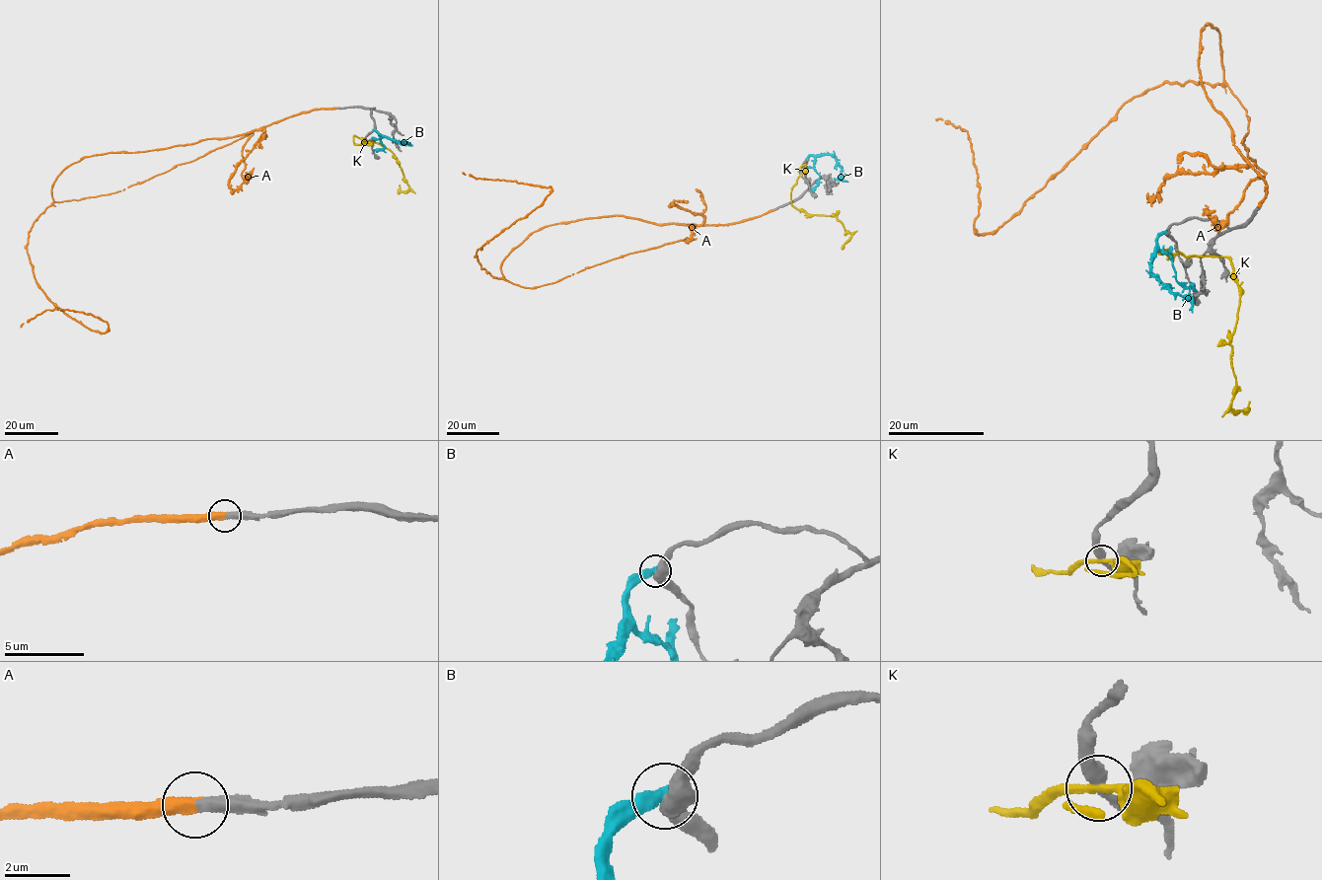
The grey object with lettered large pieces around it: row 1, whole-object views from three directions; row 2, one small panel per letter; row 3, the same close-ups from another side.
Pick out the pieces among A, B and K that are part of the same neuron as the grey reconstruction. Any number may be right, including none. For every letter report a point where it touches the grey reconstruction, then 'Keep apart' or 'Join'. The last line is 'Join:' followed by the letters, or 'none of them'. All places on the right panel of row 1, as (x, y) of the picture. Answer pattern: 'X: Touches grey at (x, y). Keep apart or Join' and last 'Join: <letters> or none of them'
A: Touches grey at (1259, 206). Join
B: Touches grey at (1165, 232). Keep apart
K: Touches grey at (1177, 254). Keep apart
Join: A

